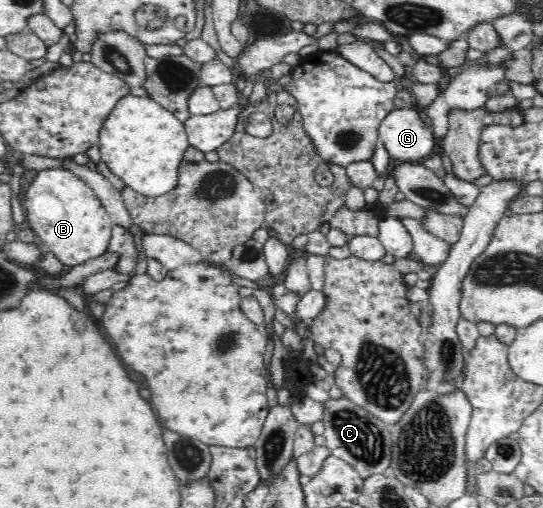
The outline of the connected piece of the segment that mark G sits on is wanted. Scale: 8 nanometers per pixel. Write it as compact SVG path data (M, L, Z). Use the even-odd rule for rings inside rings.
M413 107L392 108L378 122L377 133L393 160L413 162L433 155L433 130Z

